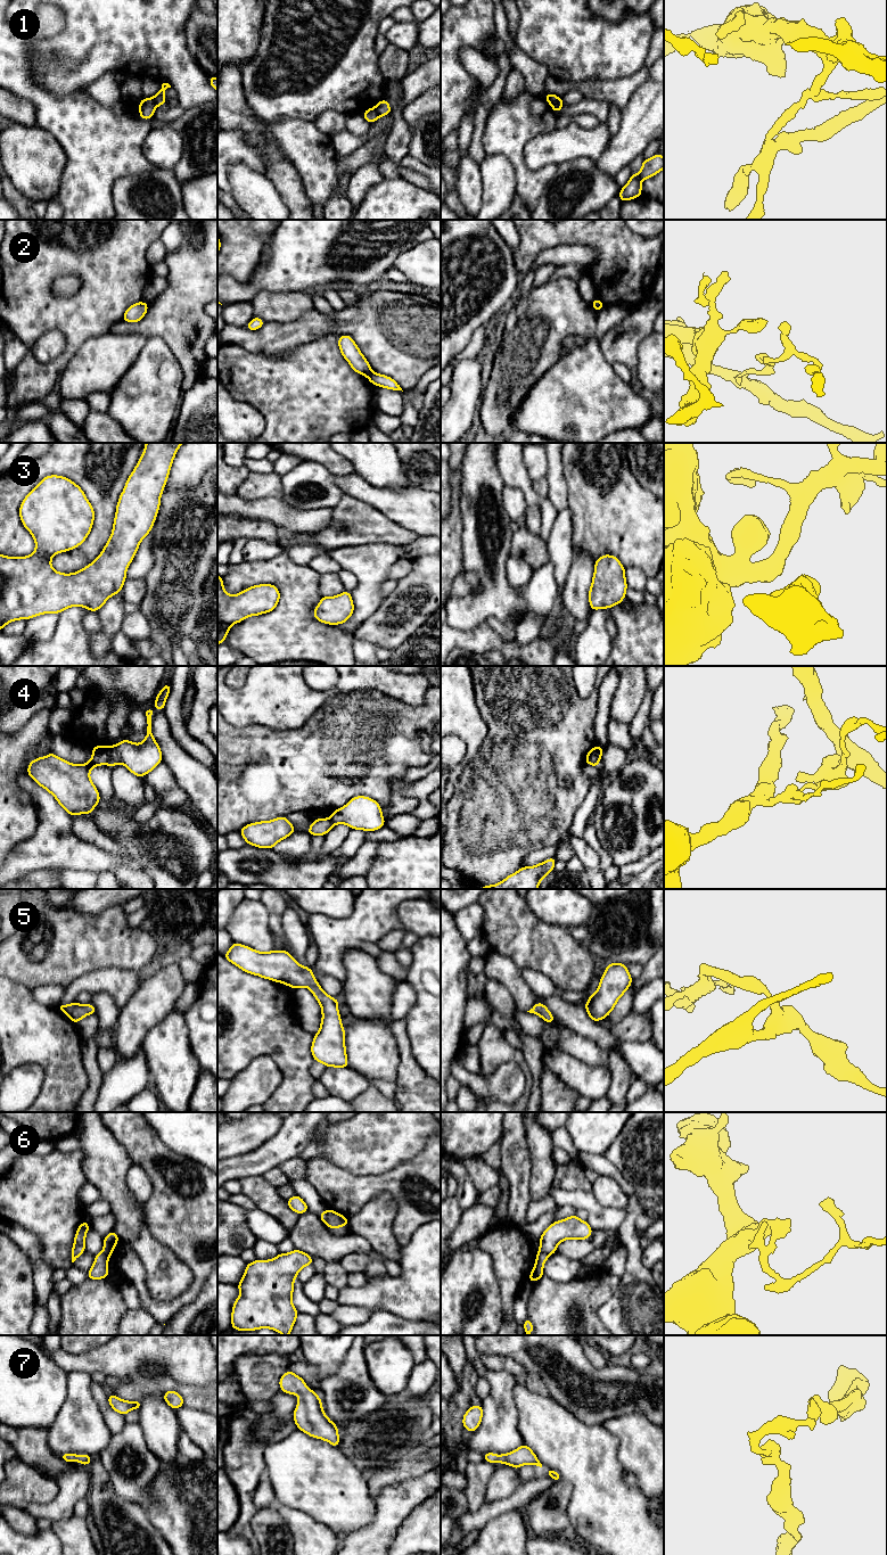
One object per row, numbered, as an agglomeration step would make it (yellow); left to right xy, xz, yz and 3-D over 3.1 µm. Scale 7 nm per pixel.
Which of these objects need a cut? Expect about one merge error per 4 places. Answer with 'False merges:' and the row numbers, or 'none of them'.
False merges: 1, 2, 4, 6

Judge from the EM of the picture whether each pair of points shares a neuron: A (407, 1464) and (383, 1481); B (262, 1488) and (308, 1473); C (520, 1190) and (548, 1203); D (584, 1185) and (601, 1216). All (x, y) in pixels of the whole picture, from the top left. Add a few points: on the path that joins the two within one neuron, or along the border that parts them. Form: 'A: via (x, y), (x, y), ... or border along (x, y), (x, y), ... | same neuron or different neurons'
A: via (401, 1470), (388, 1477) | same neuron
B: border along (265, 1473), (276, 1499) | different neurons
C: border along (531, 1201), (527, 1208), (526, 1220) | different neurons
D: border along (560, 1187), (591, 1191) | different neurons

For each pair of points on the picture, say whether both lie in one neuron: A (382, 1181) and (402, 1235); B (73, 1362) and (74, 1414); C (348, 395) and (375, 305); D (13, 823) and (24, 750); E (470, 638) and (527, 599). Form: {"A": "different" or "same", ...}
{"A": "same", "B": "different", "C": "different", "D": "same", "E": "different"}

